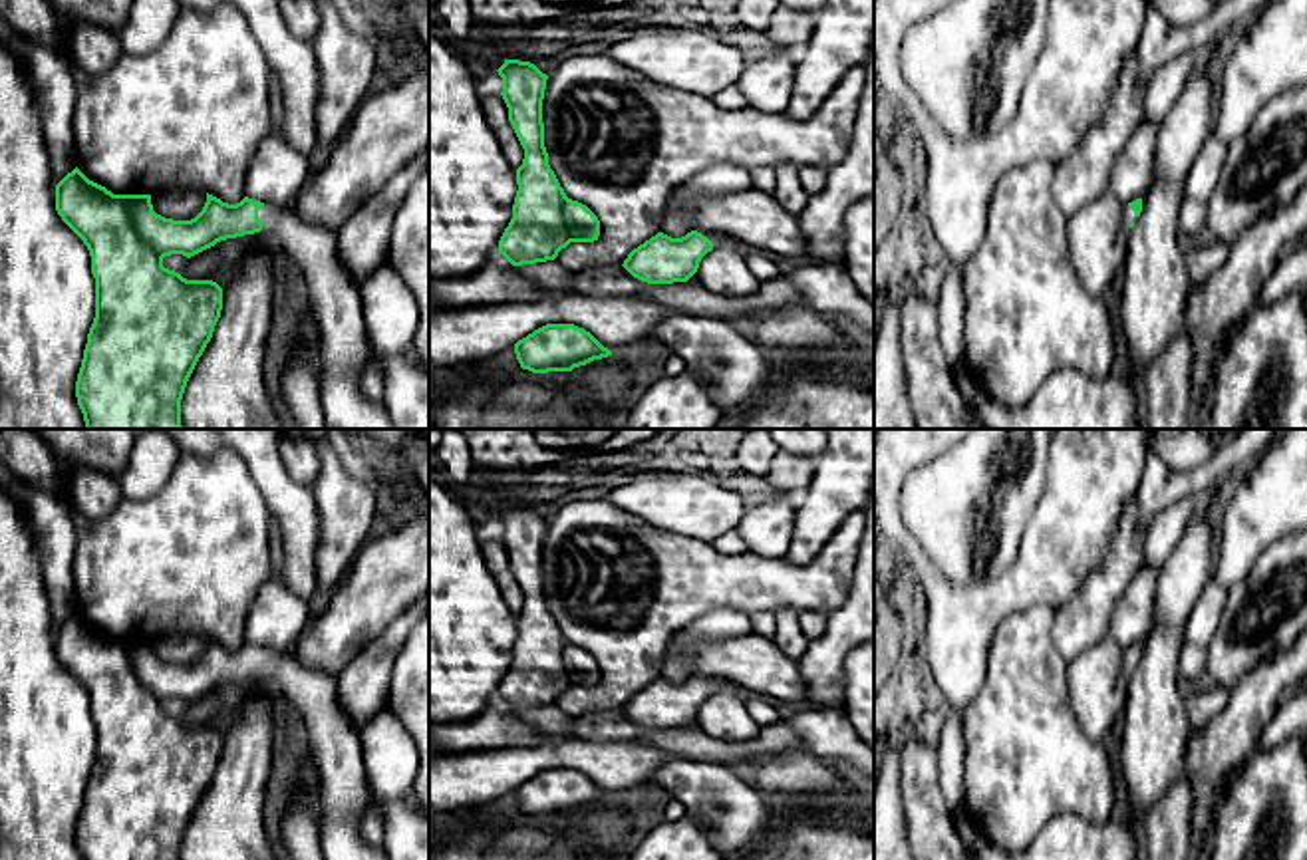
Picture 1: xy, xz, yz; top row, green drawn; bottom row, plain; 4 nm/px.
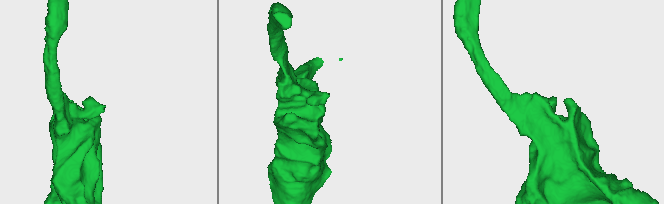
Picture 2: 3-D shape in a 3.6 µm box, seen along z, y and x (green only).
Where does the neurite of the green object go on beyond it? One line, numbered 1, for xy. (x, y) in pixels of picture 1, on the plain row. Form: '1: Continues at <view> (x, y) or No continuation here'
1: No continuation here

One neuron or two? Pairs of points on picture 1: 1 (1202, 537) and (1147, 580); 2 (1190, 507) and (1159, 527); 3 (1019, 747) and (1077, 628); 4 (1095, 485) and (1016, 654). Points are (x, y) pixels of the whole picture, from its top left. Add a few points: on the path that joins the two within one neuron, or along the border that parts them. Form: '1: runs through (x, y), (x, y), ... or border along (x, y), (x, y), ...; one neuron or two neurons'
1: border along (1161, 569), (1153, 616); two neurons
2: runs through (1182, 513), (1166, 527); one neuron
3: border along (1053, 612), (1051, 642), (1067, 662); two neurons
4: border along (1053, 608), (1031, 604), (1012, 610), (998, 626); two neurons

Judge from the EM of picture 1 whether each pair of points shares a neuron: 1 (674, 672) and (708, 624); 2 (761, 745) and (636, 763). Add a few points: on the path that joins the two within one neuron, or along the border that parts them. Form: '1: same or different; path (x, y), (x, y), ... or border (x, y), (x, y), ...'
1: same; path (678, 658), (678, 648), (694, 632)
2: different; border (626, 743), (652, 743), (674, 755)

